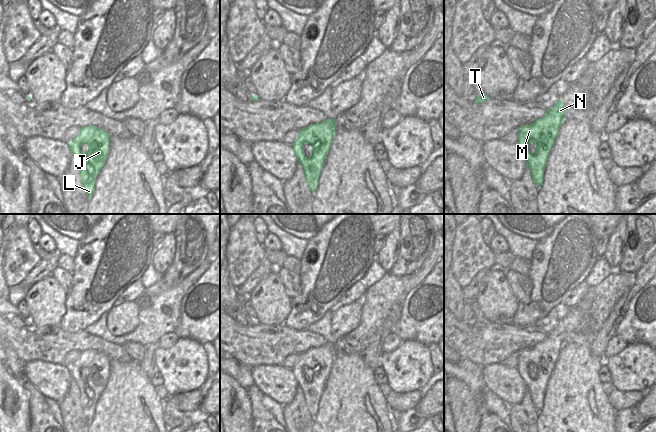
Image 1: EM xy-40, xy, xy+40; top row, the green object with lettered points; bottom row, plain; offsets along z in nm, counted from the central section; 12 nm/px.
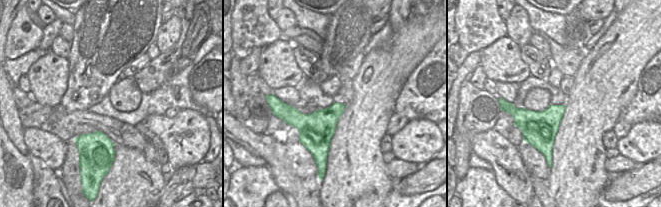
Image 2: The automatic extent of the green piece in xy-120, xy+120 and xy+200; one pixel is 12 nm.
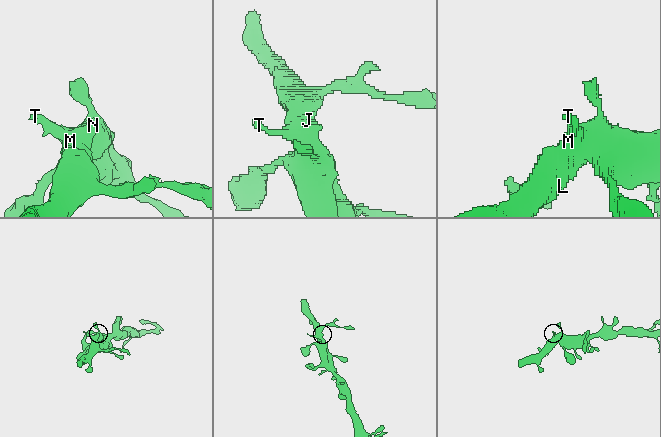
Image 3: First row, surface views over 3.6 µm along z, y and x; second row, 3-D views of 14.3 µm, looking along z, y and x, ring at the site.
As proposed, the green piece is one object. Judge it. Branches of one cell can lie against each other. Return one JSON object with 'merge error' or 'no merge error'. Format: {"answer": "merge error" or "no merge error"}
{"answer": "no merge error"}

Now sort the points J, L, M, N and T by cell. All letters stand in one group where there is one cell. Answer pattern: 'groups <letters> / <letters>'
groups J L M N T

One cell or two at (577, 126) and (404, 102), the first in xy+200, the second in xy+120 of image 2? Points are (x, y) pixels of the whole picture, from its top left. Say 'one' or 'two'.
two

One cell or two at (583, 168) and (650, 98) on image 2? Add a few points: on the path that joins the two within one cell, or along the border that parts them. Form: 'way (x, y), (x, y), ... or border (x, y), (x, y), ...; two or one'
border (632, 99), (620, 112), (618, 119); two

